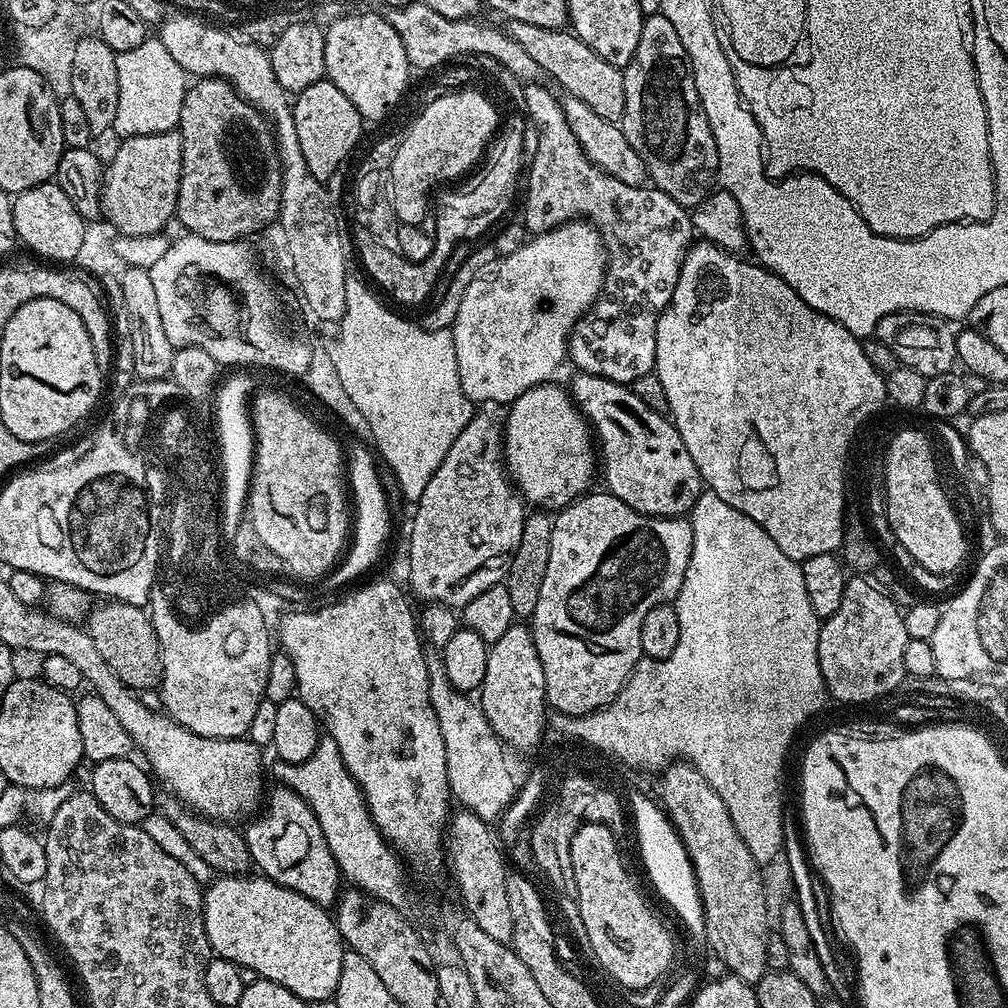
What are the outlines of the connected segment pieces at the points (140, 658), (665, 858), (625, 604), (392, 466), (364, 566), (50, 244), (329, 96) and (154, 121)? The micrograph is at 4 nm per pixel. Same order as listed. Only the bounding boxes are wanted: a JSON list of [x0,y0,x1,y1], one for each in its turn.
[[86,601,161,692],[630,794,704,928],[530,490,692,717],[331,274,474,502],[326,446,392,588],[12,183,86,262],[292,78,366,181],[112,38,190,137]]

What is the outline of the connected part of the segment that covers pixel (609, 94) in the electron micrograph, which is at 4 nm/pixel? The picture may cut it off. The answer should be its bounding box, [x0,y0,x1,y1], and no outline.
[506,20,626,124]

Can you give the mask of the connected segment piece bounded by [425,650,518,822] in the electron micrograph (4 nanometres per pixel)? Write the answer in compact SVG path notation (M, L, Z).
M432 650L425 655L425 660L427 662L430 702L434 708L435 718L438 719L439 729L442 731L443 742L446 747L449 793L455 801L457 799L461 803L460 806L465 811L472 812L476 817L489 822L495 821L502 816L510 803L514 801L518 791L517 781L514 782L504 756L503 743L490 726L489 720L485 717L479 703L467 693L456 691L454 686L450 685L450 680L446 675L443 655L439 651Z

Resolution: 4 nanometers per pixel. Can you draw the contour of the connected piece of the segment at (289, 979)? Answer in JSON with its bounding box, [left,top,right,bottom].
[204,874,346,1002]

